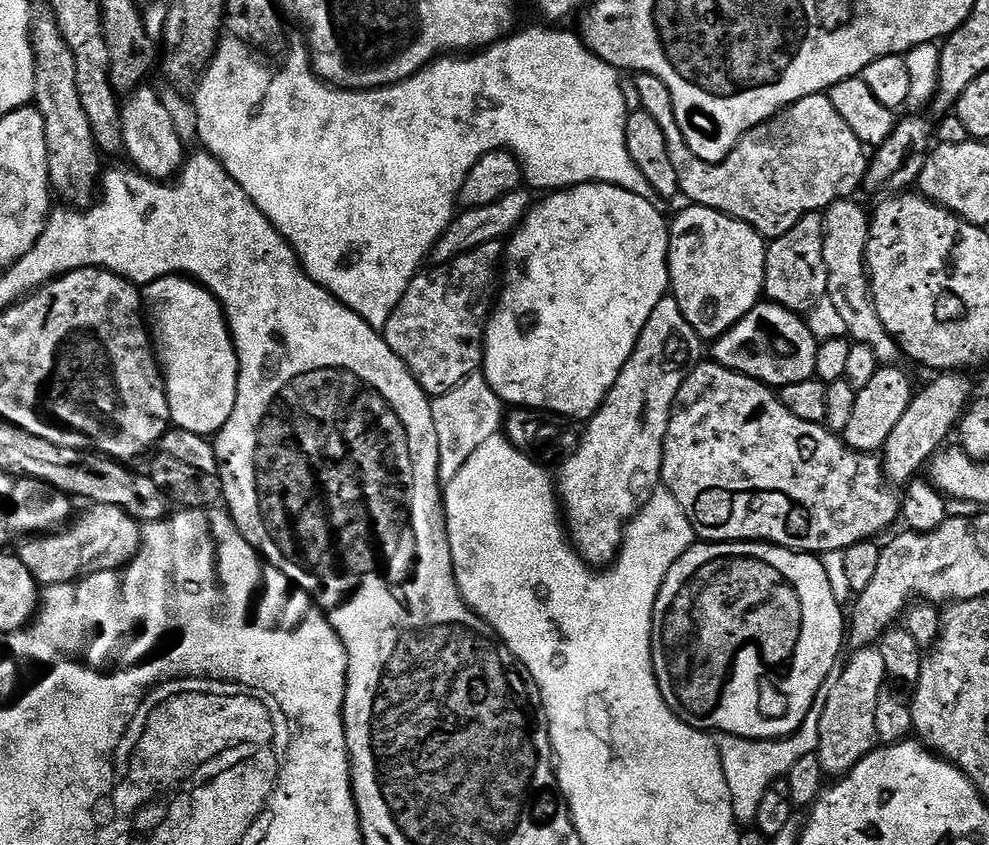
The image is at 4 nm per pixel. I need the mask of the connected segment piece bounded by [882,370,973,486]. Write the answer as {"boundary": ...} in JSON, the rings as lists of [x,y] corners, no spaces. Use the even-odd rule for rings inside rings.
{"boundary":[[[948,370],[937,376],[940,377],[930,381],[921,392],[919,389],[913,395],[910,406],[906,406],[906,414],[902,414],[898,426],[894,426],[891,431],[890,438],[886,438],[882,449],[882,465],[884,477],[893,486],[907,486],[921,475],[920,467],[923,464],[925,467],[937,451],[945,447],[944,439],[951,432],[953,435],[973,395],[972,384],[964,377],[967,375]]]}

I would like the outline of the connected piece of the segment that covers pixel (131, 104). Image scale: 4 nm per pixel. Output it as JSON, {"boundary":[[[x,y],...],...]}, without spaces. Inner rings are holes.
{"boundary":[[[141,86],[127,93],[126,99],[120,105],[124,152],[132,159],[130,164],[135,171],[150,177],[151,180],[168,182],[183,168],[186,149],[178,140],[173,119],[162,104],[159,91],[148,87]]]}

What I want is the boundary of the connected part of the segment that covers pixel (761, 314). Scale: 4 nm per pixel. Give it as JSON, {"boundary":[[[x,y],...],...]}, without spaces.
{"boundary":[[[758,302],[733,328],[715,340],[711,359],[761,384],[783,386],[815,377],[817,343],[797,313],[771,302]]]}

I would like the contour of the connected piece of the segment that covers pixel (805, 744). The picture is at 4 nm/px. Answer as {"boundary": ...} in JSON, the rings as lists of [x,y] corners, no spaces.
{"boundary":[[[833,679],[824,680],[799,730],[788,737],[780,737],[777,740],[748,740],[736,735],[728,735],[725,732],[716,732],[711,735],[722,764],[726,786],[730,792],[734,816],[739,825],[753,825],[758,812],[758,804],[762,800],[765,789],[772,783],[783,779],[798,760],[808,758],[815,753],[823,707],[826,706],[832,685]]]}

